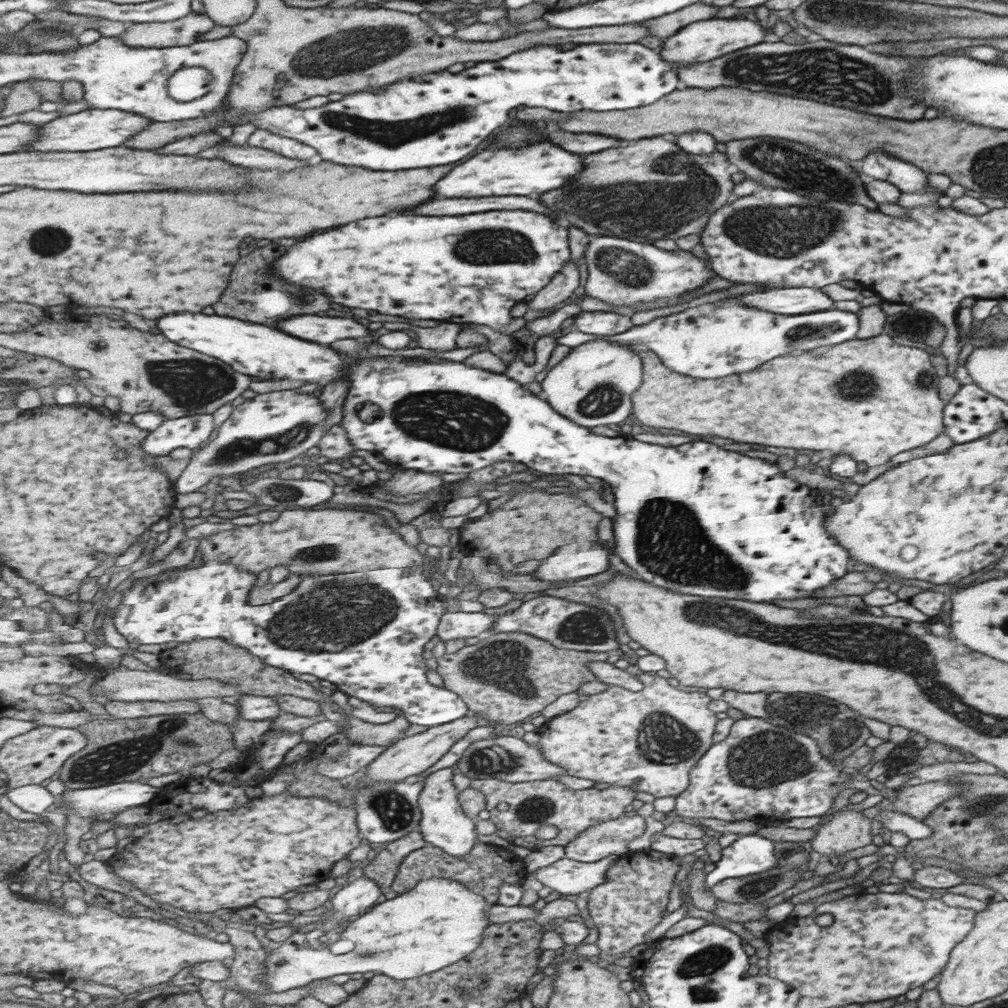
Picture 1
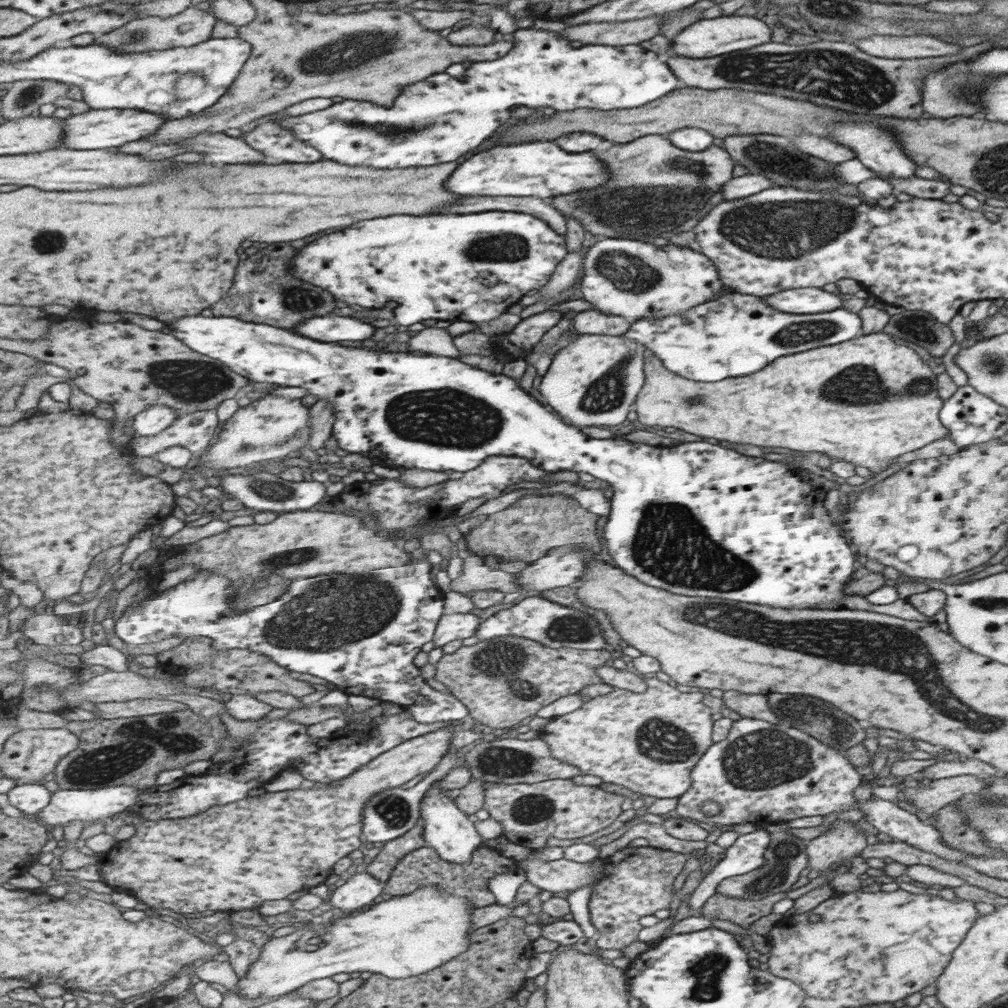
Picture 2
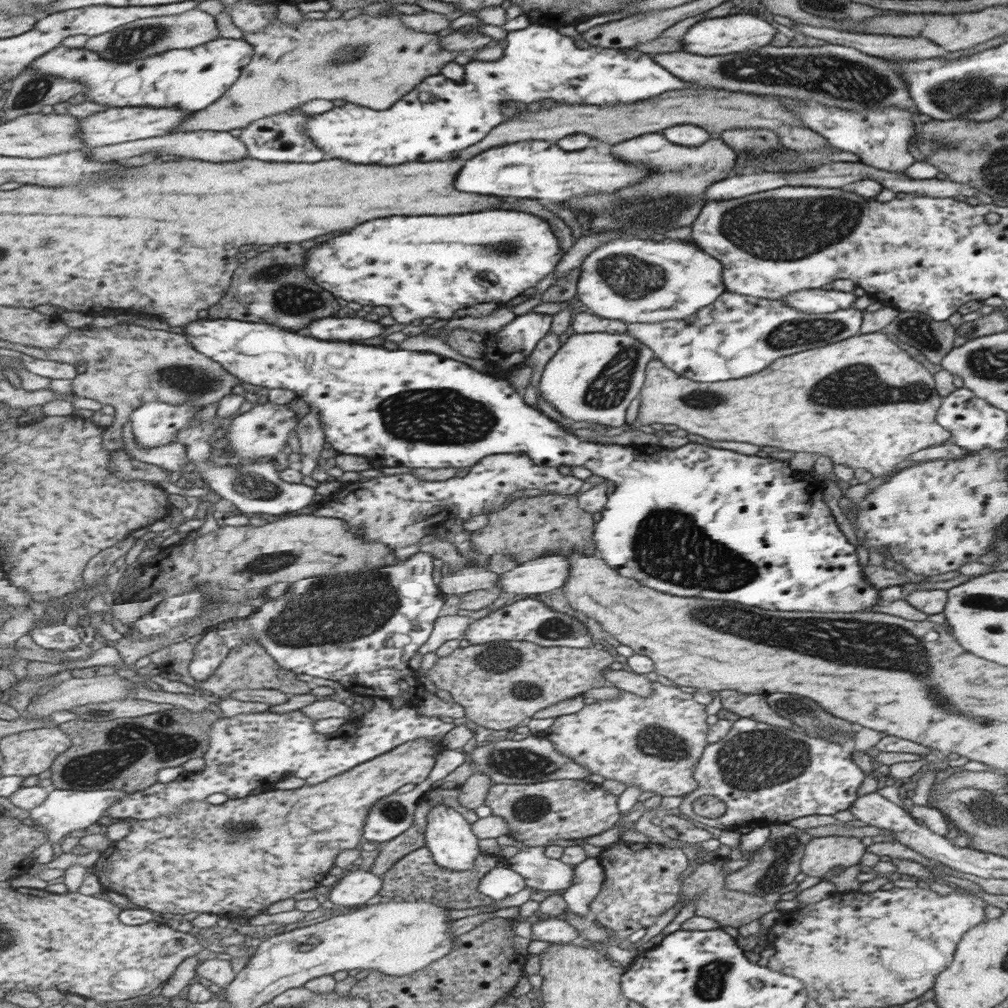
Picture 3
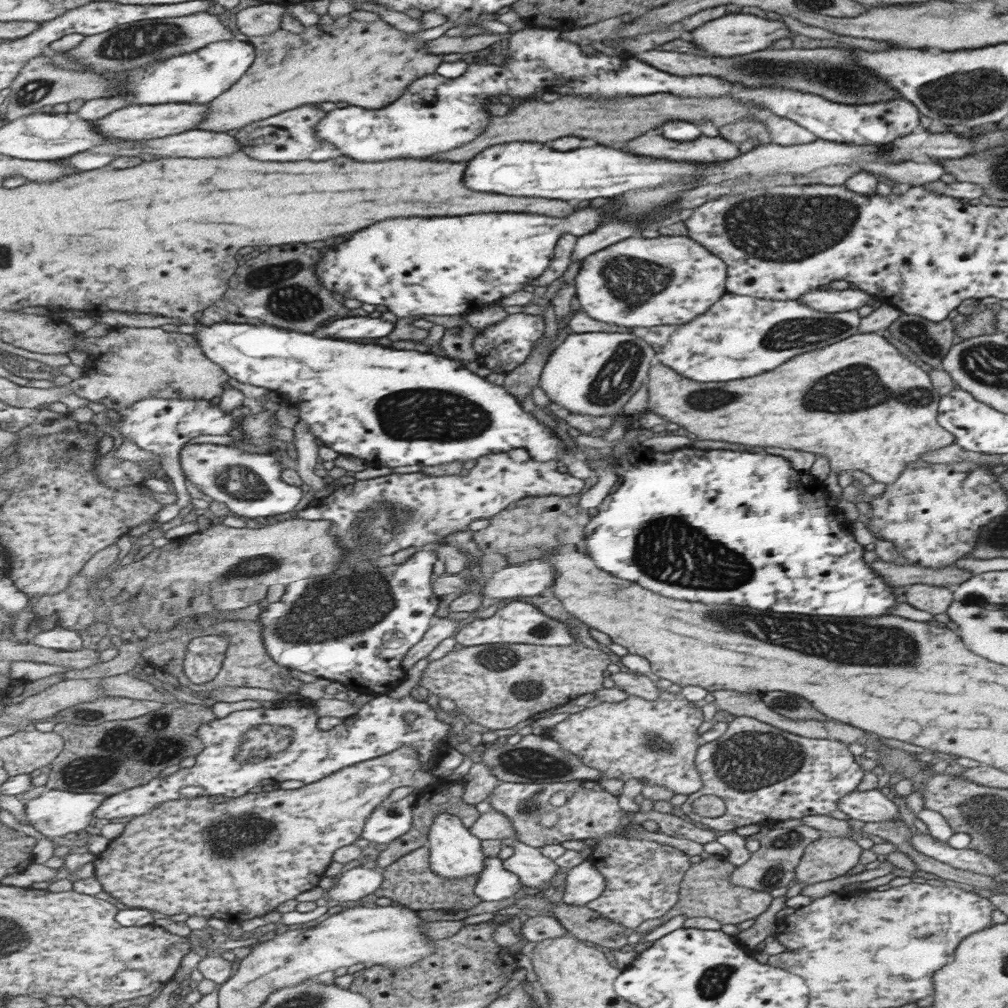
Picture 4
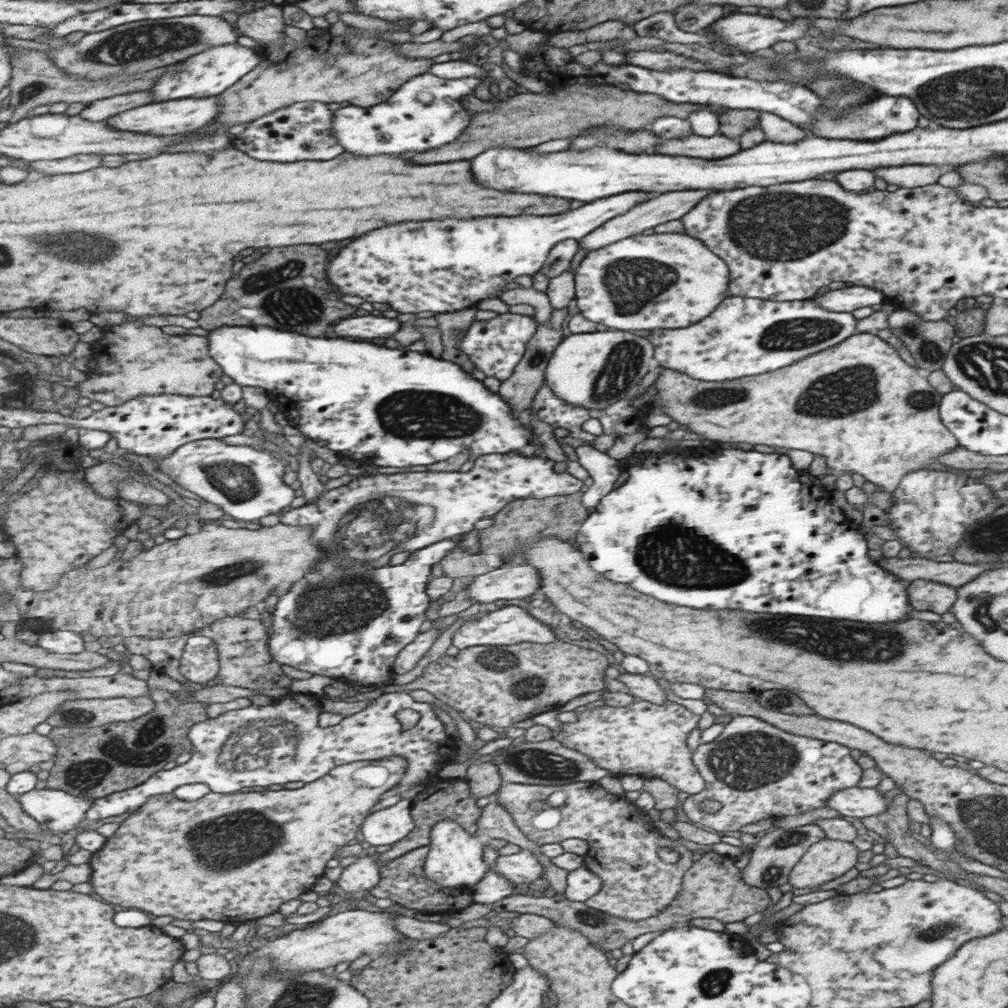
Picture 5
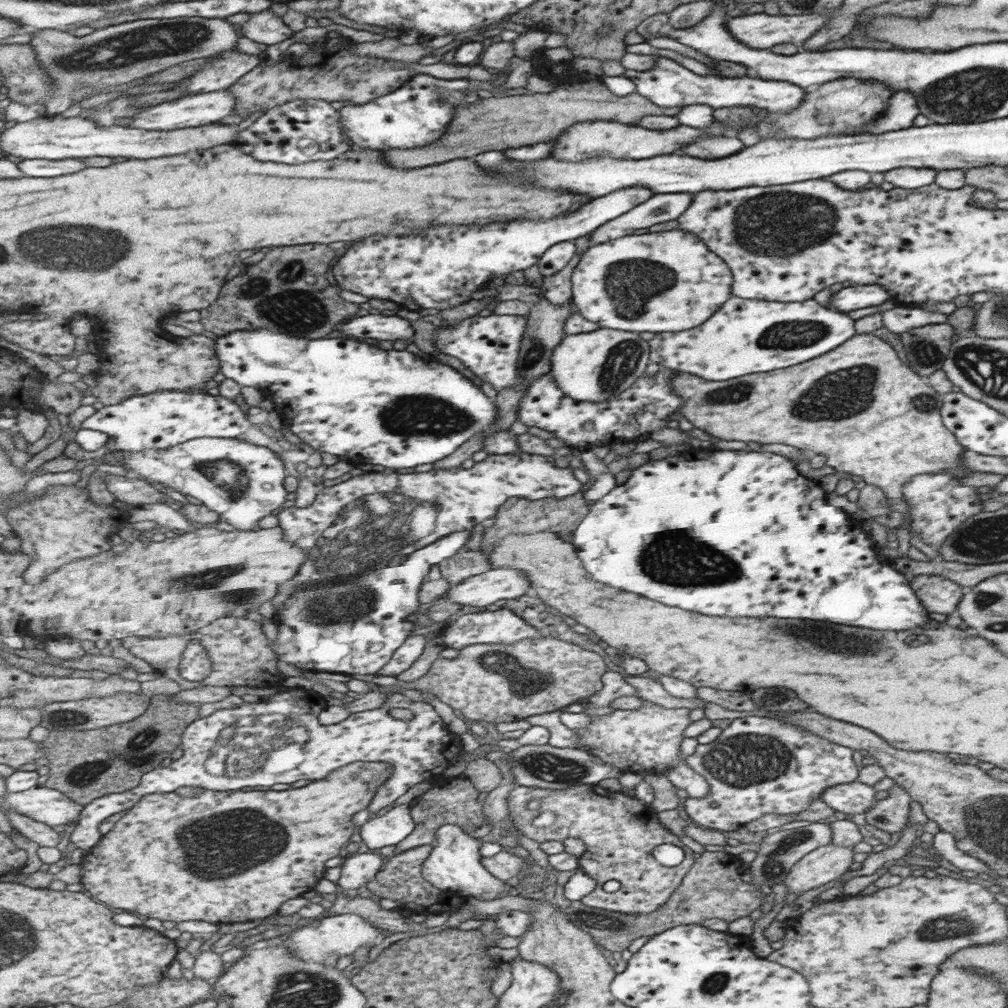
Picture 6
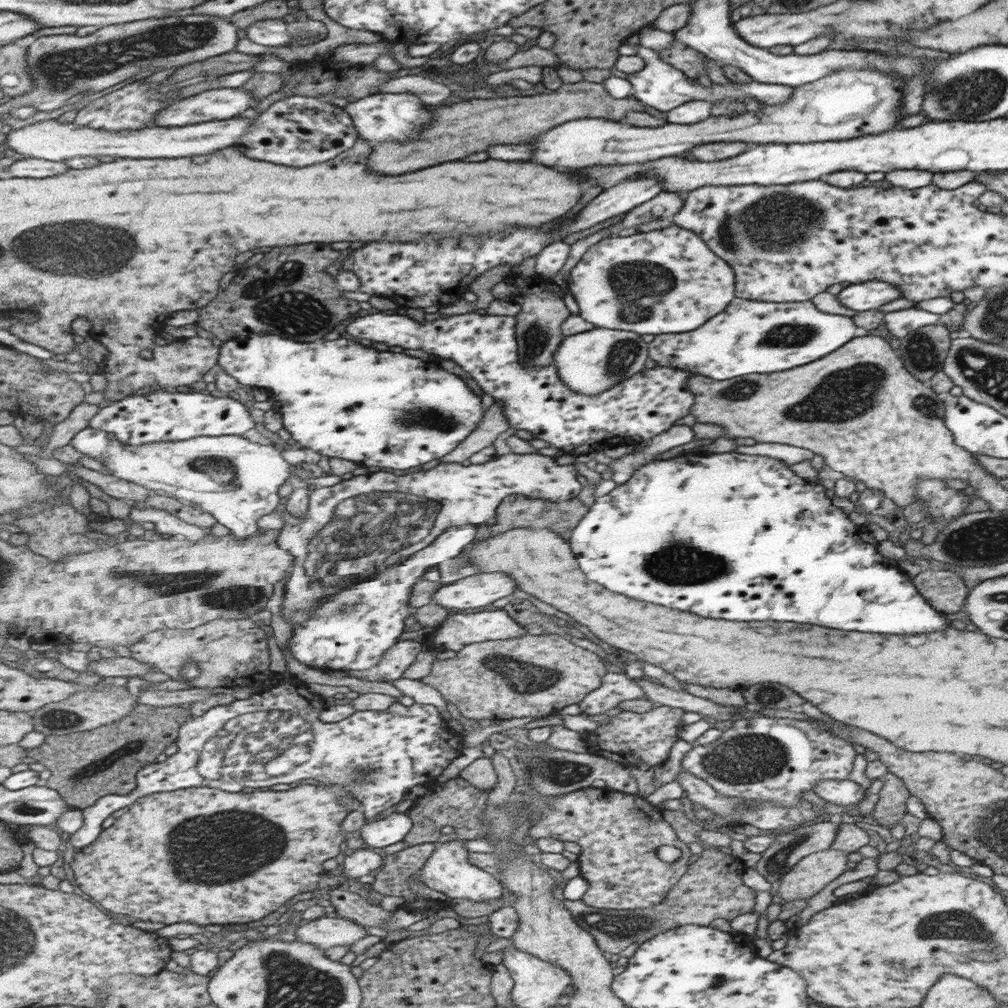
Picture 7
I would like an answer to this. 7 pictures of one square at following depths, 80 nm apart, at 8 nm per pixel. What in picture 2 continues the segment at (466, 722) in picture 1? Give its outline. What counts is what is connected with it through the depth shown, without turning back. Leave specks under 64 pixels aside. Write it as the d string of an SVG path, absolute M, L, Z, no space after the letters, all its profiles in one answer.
M459 722L459 725L402 742L400 746L363 766L357 773L339 780L336 787L316 789L303 786L297 790L247 797L229 806L212 806L195 816L145 820L135 826L136 832L130 839L118 841L99 861L99 866L104 870L105 883L112 889L127 892L144 906L167 908L190 917L205 910L239 912L258 909L265 900L283 900L289 894L295 894L299 888L306 890L317 884L328 883L333 879L333 866L364 844L361 834L364 835L364 808L367 801L382 790L403 786L405 782L433 771L449 753L453 735L471 725Z

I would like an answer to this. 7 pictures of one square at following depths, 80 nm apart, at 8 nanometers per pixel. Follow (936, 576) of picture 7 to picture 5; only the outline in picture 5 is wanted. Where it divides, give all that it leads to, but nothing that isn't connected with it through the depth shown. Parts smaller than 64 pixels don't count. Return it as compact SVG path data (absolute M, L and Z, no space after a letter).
M920 578L905 584L905 589L911 608L939 615L947 612L956 599L956 587Z

